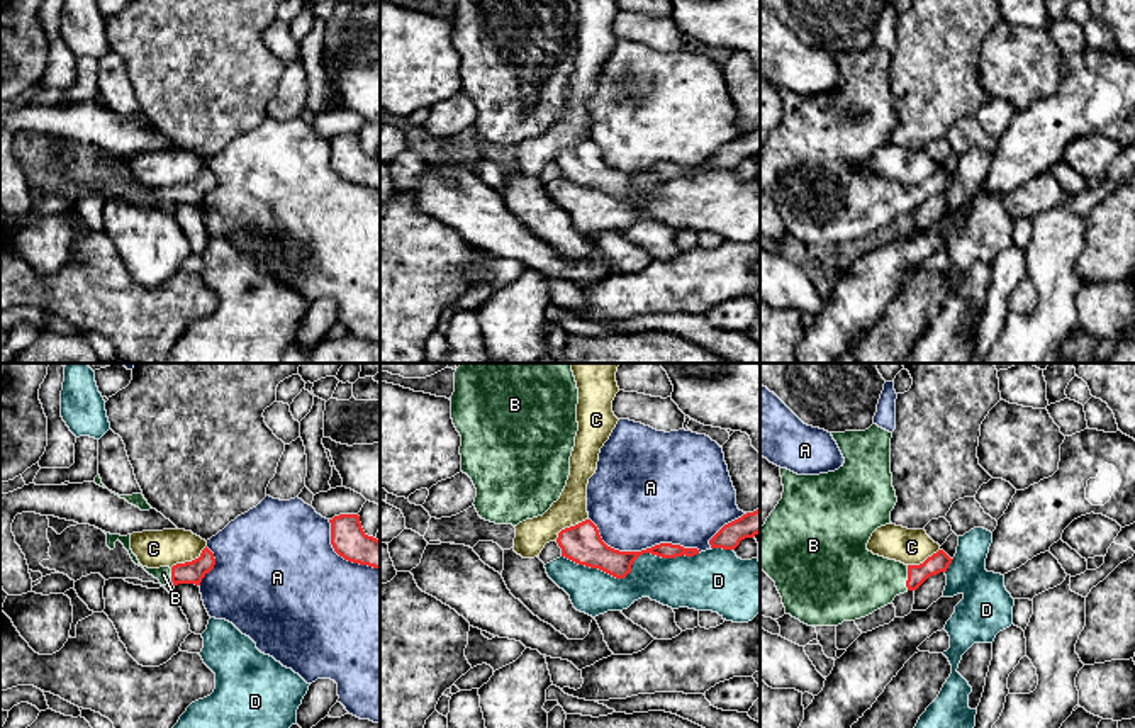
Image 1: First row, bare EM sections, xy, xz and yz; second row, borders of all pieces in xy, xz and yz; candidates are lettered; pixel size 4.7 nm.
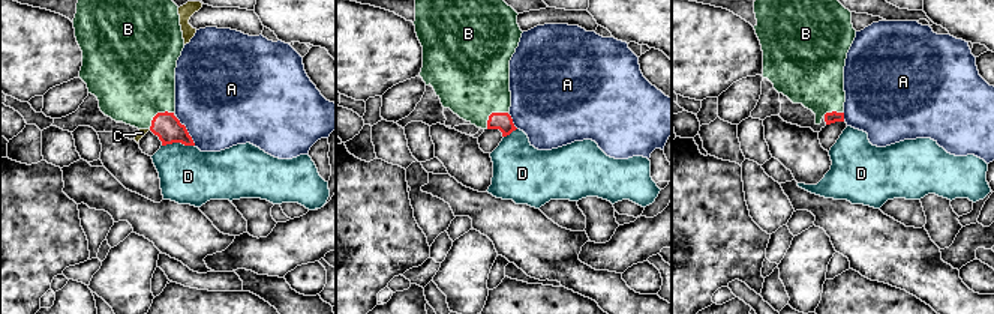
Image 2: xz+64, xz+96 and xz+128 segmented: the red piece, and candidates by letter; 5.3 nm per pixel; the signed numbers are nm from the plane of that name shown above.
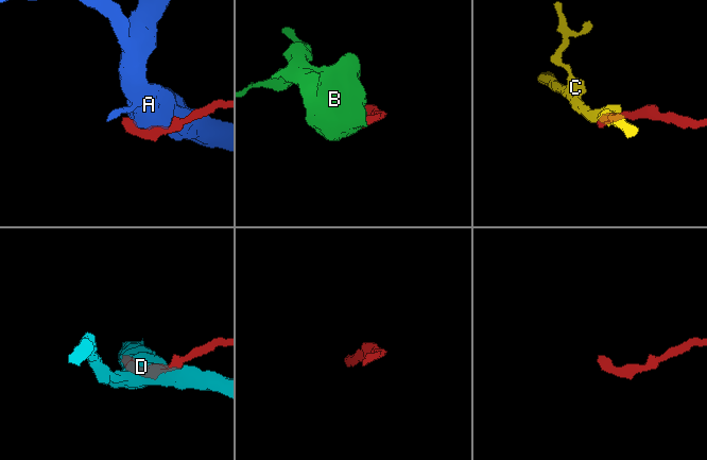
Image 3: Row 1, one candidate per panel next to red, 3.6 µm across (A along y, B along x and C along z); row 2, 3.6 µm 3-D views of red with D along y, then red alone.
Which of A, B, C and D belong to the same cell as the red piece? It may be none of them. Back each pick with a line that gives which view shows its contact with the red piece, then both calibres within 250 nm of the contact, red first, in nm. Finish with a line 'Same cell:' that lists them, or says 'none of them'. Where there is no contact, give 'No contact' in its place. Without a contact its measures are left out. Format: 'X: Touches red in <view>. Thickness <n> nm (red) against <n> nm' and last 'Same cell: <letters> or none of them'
B: Touches red in yz. Thickness 100 nm (red) against 320 nm
Same cell: B

